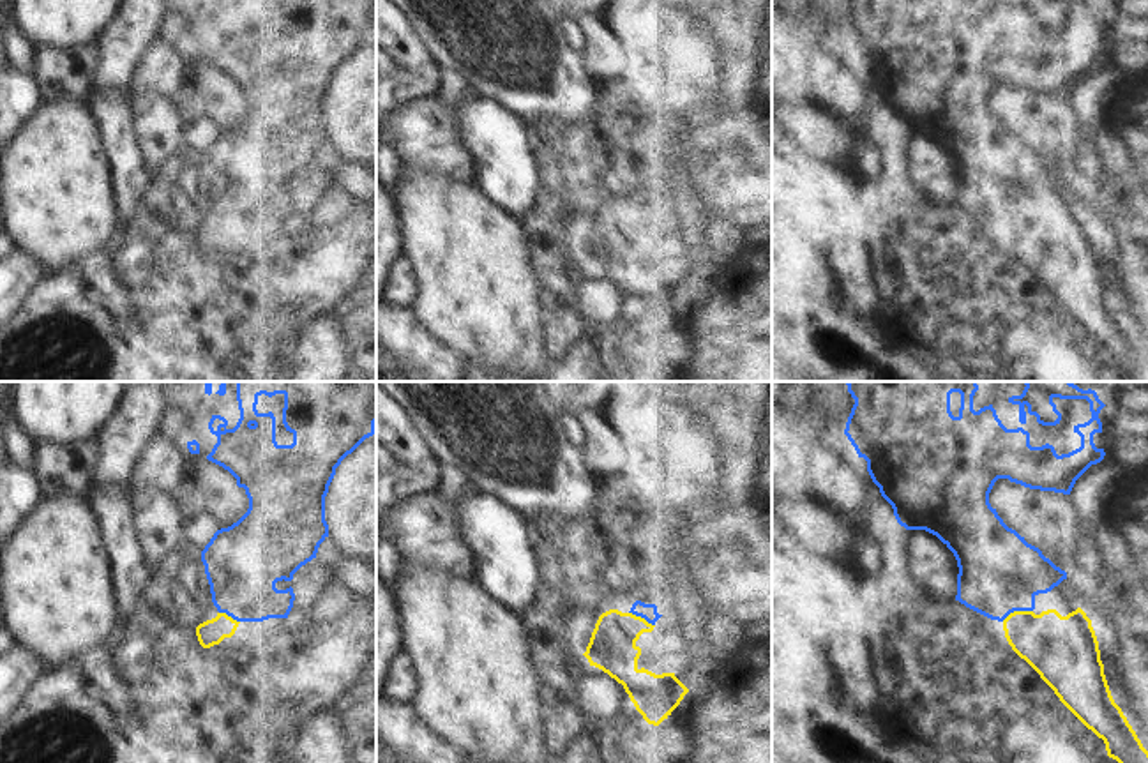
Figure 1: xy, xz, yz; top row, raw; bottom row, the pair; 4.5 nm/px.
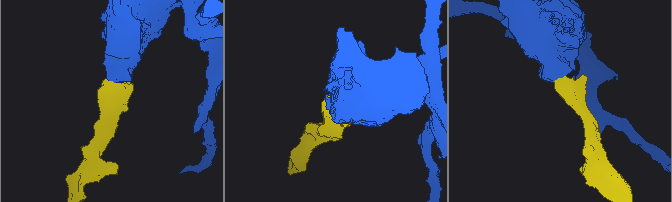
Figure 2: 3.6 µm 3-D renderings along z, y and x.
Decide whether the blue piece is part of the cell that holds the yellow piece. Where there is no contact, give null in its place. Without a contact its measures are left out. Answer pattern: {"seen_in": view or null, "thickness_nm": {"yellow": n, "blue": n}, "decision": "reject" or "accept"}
{"seen_in": "yz", "thickness_nm": {"yellow": 300, "blue": 380}, "decision": "accept"}

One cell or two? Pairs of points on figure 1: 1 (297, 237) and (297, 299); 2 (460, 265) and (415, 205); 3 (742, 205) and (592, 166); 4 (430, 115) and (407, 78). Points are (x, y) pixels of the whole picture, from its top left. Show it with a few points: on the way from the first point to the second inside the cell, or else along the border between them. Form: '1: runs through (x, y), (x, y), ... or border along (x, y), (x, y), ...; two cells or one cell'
1: runs through (299, 253), (297, 283); one cell
2: runs through (460, 251), (430, 219); one cell
3: runs through (705, 170), (634, 170), (629, 166); one cell
4: border along (433, 94), (410, 99), (394, 112); two cells

